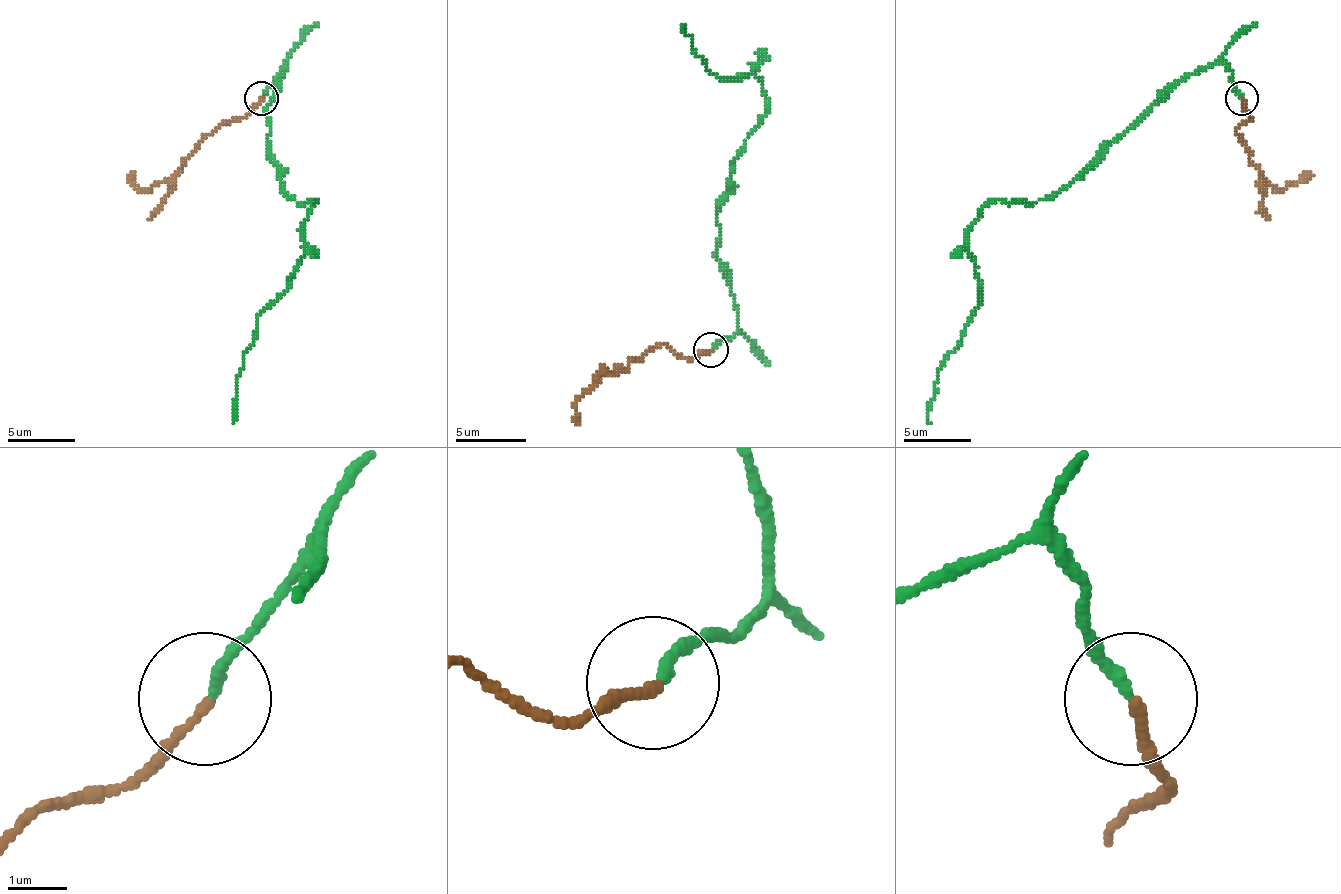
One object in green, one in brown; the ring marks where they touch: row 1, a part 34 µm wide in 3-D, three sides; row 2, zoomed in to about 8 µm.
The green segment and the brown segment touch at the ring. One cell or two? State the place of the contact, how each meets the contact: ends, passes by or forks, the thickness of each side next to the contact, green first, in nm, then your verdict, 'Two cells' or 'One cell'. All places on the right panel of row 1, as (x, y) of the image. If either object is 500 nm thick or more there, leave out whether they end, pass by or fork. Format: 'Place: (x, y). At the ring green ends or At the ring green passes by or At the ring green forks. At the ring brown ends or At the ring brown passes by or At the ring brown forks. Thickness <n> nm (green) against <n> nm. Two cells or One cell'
Place: (1242, 98). At the ring green ends. At the ring brown ends. Thickness 190 nm (green) against 160 nm. One cell

